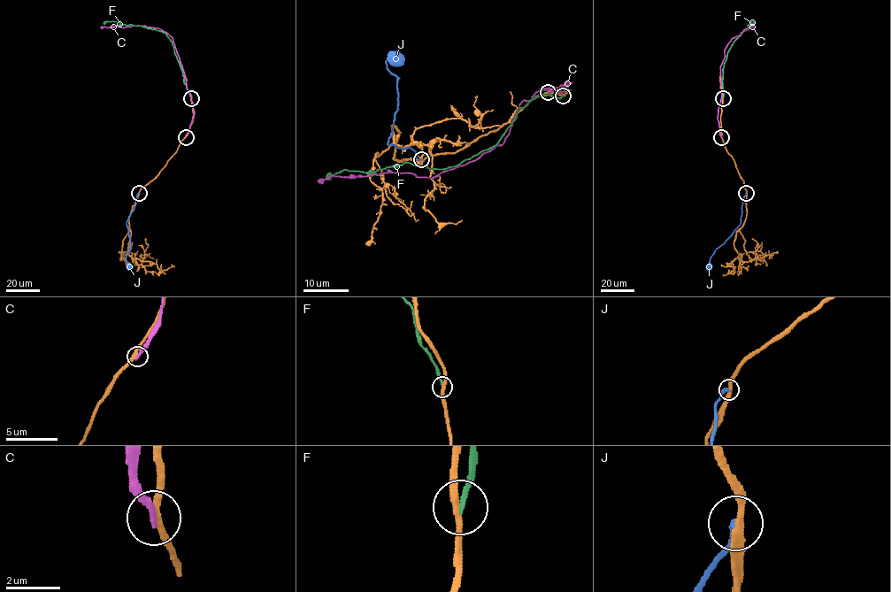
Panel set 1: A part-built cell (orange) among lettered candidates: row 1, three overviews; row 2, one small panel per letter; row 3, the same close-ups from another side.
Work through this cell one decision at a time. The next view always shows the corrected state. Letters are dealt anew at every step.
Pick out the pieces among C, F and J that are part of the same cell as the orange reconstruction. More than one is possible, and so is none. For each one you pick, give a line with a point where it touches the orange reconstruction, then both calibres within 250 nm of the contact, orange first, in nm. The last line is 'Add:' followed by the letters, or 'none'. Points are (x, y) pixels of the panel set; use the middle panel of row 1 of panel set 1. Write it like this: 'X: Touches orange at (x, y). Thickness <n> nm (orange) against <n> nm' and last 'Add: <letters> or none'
J: Touches orange at (421, 159). Thickness 280 nm (orange) against 280 nm
Add: J

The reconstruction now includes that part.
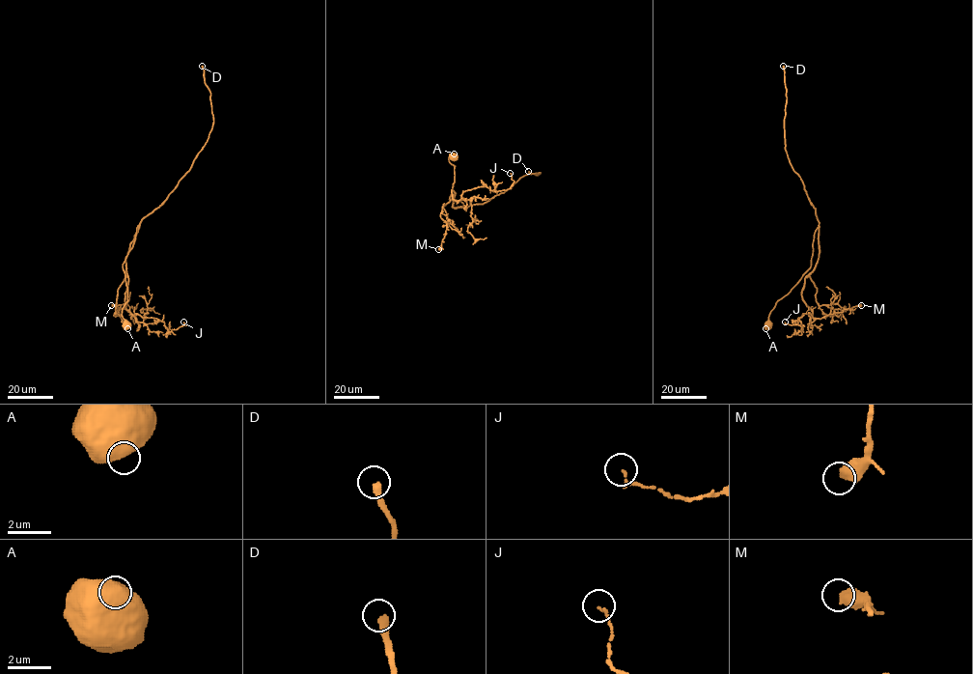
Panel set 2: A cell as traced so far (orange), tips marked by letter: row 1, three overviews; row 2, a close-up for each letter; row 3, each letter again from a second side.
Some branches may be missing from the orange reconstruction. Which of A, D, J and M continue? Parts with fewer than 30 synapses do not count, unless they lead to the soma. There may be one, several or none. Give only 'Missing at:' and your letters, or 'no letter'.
Missing at: D

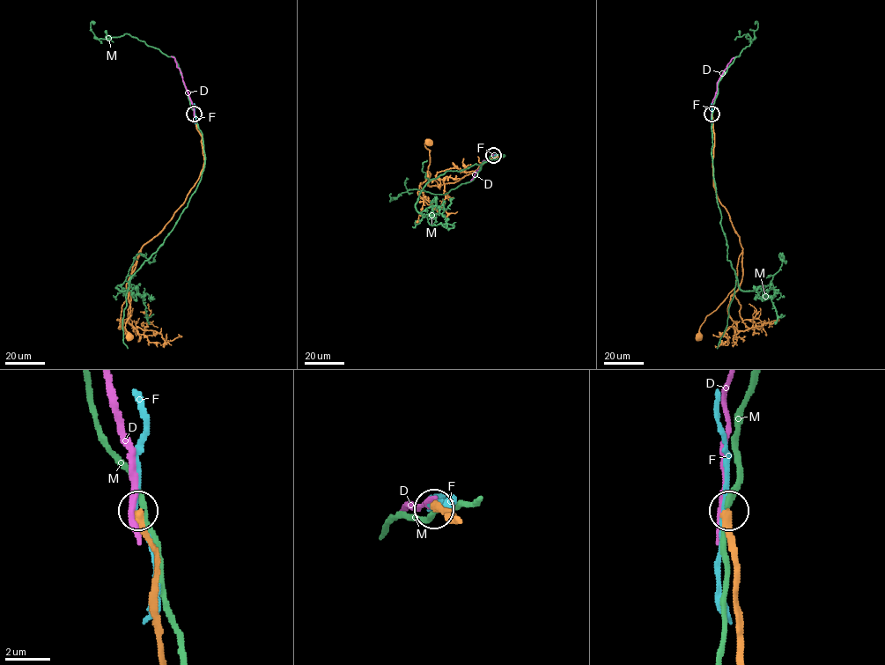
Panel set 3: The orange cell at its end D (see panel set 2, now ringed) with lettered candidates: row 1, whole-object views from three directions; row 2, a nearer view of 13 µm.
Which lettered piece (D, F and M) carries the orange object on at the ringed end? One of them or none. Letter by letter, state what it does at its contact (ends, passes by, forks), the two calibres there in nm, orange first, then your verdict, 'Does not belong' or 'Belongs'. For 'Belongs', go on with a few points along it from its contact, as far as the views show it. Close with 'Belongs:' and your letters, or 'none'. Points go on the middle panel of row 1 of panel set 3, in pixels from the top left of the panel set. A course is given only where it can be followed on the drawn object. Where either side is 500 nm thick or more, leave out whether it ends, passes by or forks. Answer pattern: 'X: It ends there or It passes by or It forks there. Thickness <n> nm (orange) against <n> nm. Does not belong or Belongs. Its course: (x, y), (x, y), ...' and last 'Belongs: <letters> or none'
D: It ends there. Thickness 360 nm (orange) against 320 nm. Does not belong
F: It passes by. Thickness 400 nm (orange) against 240 nm. Does not belong
M: It passes by. Thickness 400 nm (orange) against 200 nm. Does not belong
Belongs: none

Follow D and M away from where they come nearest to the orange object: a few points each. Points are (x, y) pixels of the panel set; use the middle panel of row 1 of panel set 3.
D: (493, 155), (482, 162), (470, 181)
M: (494, 155), (505, 155), (447, 171), (429, 181), (420, 194), (416, 209), (431, 225), (452, 228), (455, 222)

